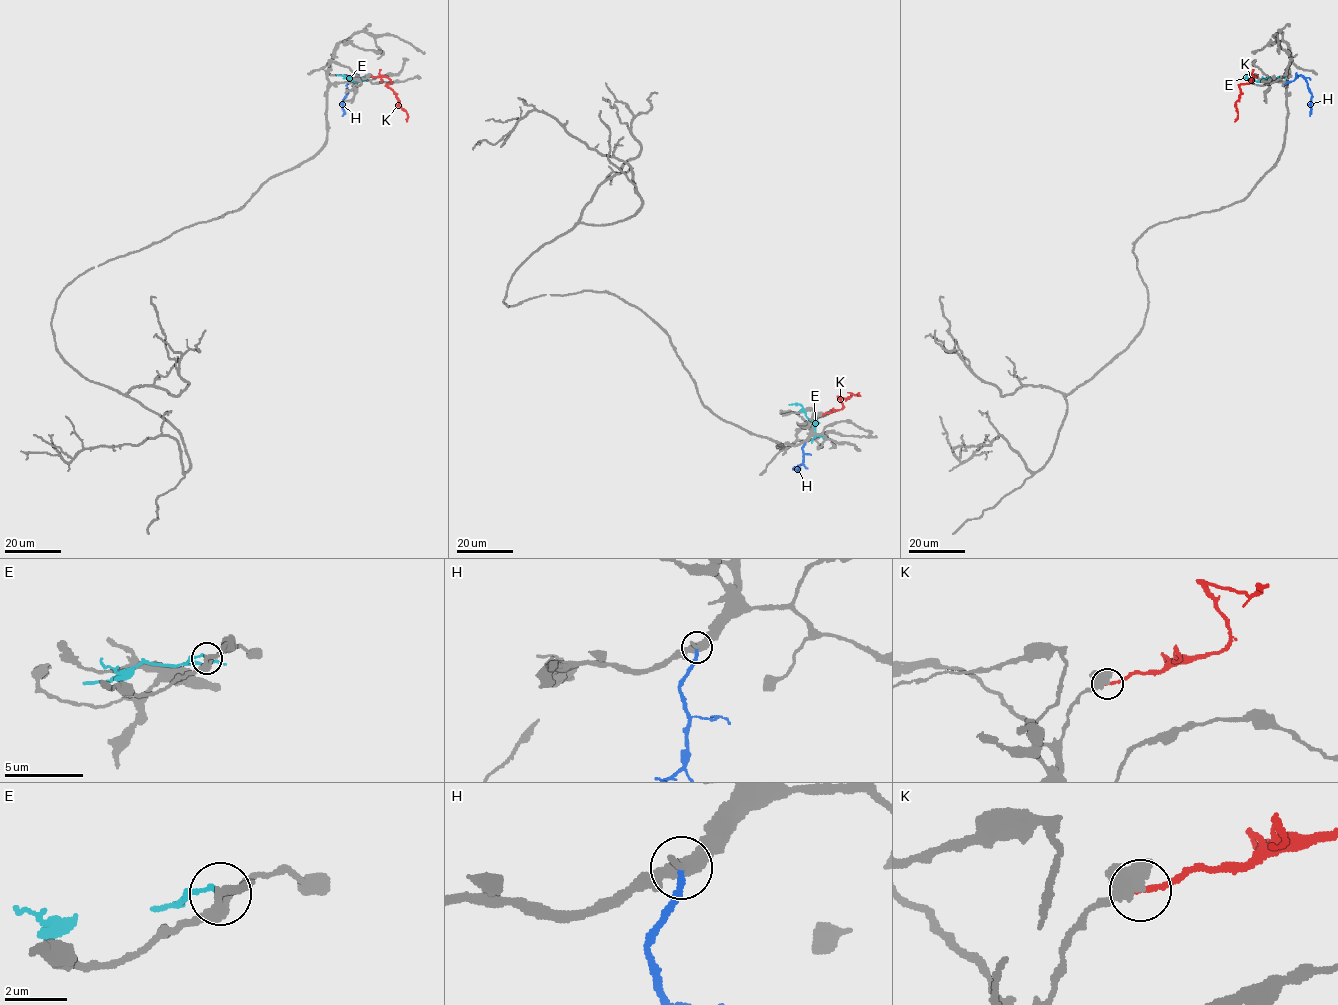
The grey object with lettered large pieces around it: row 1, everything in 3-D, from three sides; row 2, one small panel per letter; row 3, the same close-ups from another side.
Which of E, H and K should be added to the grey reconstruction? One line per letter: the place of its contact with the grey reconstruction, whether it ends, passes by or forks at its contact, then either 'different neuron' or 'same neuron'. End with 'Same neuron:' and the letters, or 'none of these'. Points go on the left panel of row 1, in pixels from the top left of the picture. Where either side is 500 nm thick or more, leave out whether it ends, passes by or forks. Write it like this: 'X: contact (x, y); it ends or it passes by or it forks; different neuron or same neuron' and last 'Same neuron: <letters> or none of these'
E: contact (372, 77); it ends; same neuron
H: contact (353, 83); it ends; different neuron
K: contact (369, 75); it ends; different neuron
Same neuron: E

